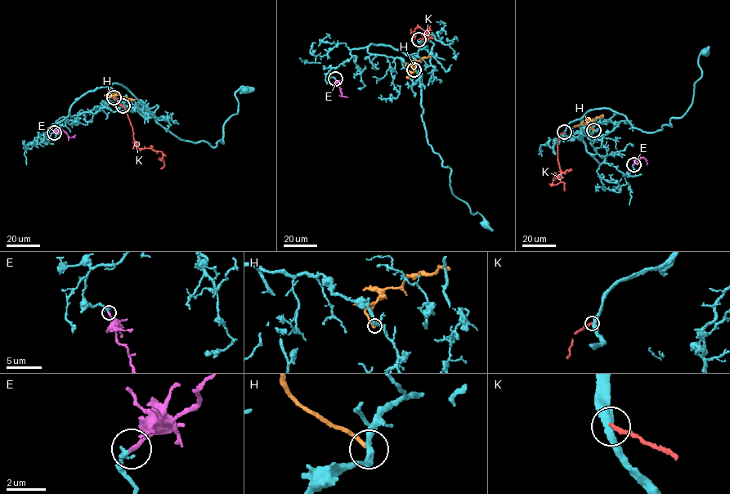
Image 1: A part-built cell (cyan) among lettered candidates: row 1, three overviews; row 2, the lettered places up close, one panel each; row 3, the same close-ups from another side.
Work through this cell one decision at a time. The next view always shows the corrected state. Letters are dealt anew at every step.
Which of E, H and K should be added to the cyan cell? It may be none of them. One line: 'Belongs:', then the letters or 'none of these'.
Belongs: E

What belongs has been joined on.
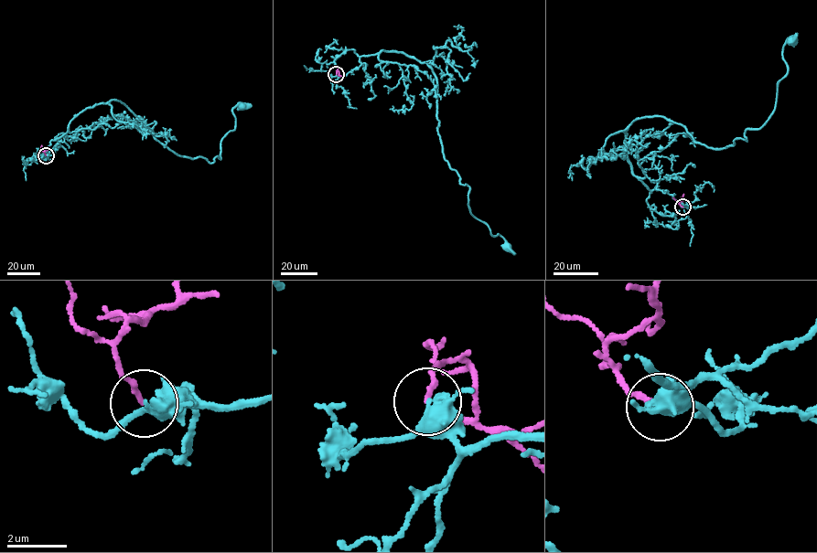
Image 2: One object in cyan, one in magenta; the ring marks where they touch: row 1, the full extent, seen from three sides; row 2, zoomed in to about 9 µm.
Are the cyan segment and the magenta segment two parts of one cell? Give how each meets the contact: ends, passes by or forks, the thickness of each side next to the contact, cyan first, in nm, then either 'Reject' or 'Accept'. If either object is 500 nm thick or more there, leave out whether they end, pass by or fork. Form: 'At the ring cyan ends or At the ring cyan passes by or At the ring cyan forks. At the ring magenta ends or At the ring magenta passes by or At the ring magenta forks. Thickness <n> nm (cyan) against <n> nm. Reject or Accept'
At the ring cyan forks. At the ring magenta ends. Thickness 360 nm (cyan) against 150 nm. Accept

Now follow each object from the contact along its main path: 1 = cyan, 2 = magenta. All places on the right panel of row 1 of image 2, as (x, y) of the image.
1: (682, 207), (633, 175), (624, 132), (661, 115), (708, 147), (747, 141), (774, 110), (792, 39)
2: (682, 207), (679, 203), (683, 194)

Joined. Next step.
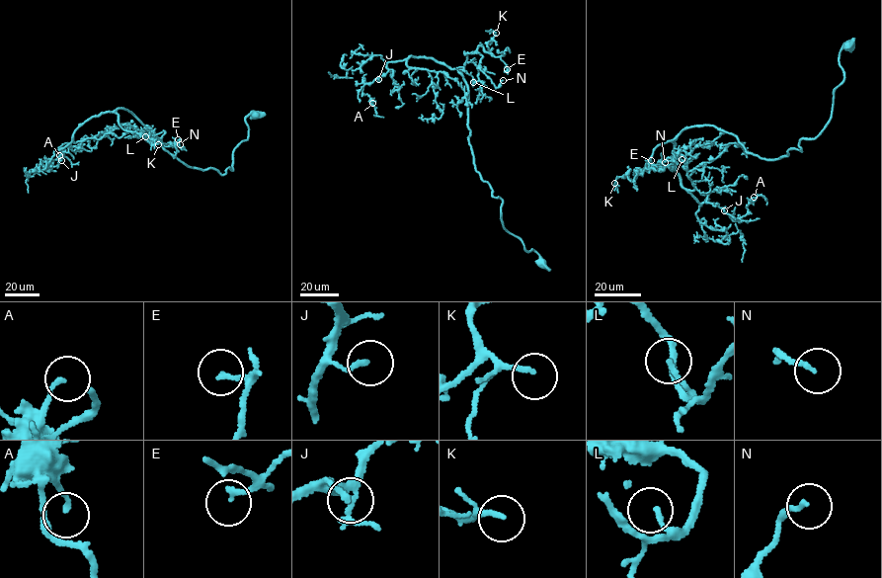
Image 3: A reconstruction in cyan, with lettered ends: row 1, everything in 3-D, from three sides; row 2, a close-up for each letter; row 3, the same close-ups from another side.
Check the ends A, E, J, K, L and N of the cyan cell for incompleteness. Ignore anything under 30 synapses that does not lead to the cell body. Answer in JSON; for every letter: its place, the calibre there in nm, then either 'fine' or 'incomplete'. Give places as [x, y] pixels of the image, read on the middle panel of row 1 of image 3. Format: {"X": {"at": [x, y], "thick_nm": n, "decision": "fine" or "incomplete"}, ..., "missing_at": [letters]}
{"A": {"at": [372, 103], "thick_nm": 130, "decision": "fine"}, "E": {"at": [507, 69], "thick_nm": 170, "decision": "fine"}, "J": {"at": [378, 79], "thick_nm": 160, "decision": "fine"}, "K": {"at": [496, 33], "thick_nm": 140, "decision": "incomplete"}, "L": {"at": [473, 82], "thick_nm": 140, "decision": "fine"}, "N": {"at": [503, 80], "thick_nm": 150, "decision": "fine"}, "missing_at": ["K"]}

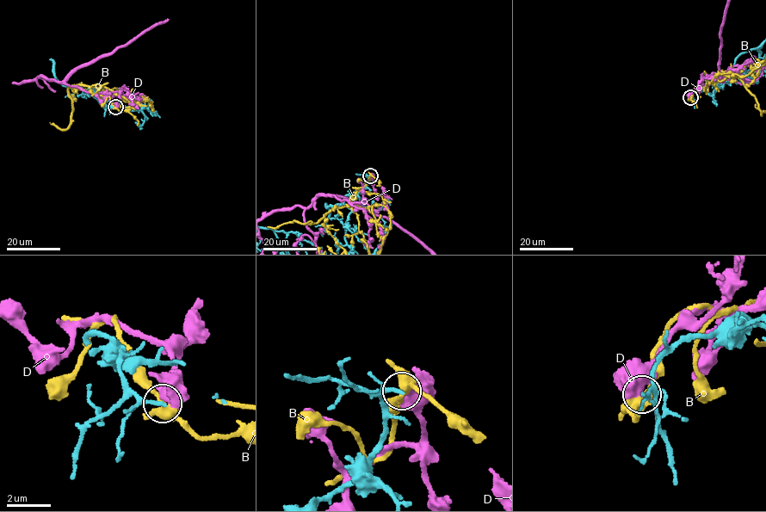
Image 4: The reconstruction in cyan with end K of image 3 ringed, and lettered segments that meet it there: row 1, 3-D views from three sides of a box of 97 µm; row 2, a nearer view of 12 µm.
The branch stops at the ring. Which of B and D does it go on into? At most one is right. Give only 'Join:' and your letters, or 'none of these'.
Join: none of these

